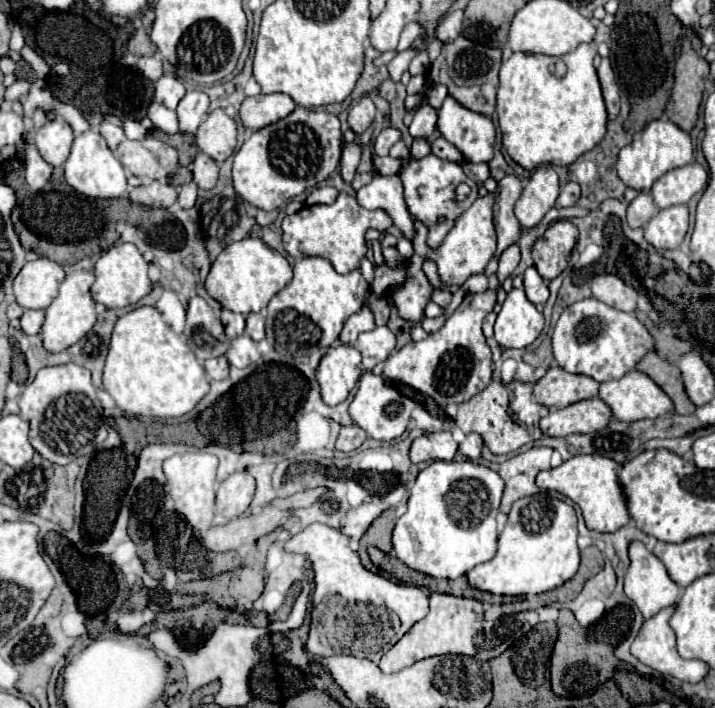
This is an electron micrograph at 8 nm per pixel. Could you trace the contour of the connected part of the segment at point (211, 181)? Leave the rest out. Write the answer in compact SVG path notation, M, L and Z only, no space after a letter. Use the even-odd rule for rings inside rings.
M199 152L193 162L193 180L197 182L197 186L203 190L211 190L217 182L217 176L219 176L217 162L213 158L207 158L207 154Z

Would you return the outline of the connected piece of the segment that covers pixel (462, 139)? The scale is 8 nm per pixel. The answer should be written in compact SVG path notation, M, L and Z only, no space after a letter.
M447 96L439 108L439 132L455 144L467 162L489 162L493 158L495 126L491 118L471 112L453 96Z

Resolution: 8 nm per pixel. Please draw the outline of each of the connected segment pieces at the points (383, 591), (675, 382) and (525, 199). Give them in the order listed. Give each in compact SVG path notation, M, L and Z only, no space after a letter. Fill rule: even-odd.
M315 522L295 534L285 548L289 552L307 554L315 570L313 612L307 642L307 650L315 656L341 652L379 662L415 622L427 616L429 596L421 588L369 572L361 564L357 552L349 548L347 534L337 528Z
M651 350L639 364L637 364L639 372L645 372L649 378L653 378L673 400L675 404L675 412L677 414L695 414L695 404L687 398L687 392L683 390L683 378L679 374L679 368L667 360L663 360L661 356L655 354L655 350Z
M539 166L521 198L515 204L515 216L525 228L533 228L541 222L545 212L549 212L555 206L555 200L559 196L559 176L553 170L553 166Z

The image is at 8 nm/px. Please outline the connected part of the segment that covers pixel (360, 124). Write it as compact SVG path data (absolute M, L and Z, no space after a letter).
M363 96L357 104L353 104L353 106L349 108L347 124L349 124L349 128L359 136L359 134L363 134L363 132L371 126L373 118L375 118L375 104L371 102L369 96Z

